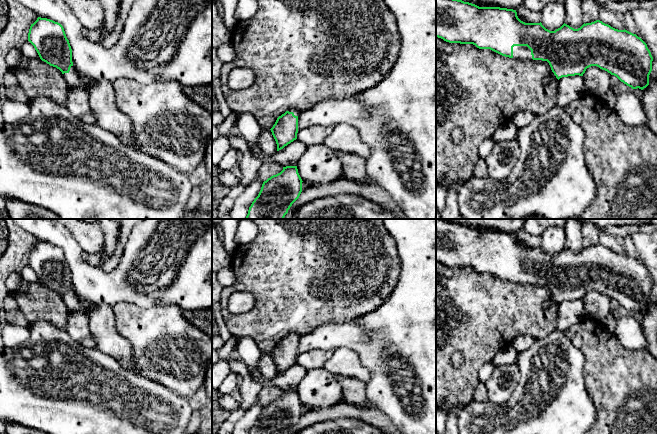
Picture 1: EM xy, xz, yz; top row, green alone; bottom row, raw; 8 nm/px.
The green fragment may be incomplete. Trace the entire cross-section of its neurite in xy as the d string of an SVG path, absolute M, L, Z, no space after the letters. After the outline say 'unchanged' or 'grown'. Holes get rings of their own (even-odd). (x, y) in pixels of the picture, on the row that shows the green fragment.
M38 17L30 26L28 41L34 46L42 61L62 72L68 86L81 84L72 62L69 40L60 23Z; grown

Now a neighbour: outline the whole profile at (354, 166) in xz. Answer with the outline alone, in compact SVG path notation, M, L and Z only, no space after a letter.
M337 151L336 154L342 163L343 178L360 183L369 183L366 172L366 158L340 151Z

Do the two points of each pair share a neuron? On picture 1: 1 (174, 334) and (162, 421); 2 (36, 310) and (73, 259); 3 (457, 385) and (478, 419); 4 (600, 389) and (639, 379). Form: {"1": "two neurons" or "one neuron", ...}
{"1": "two neurons", "2": "two neurons", "3": "two neurons", "4": "one neuron"}

